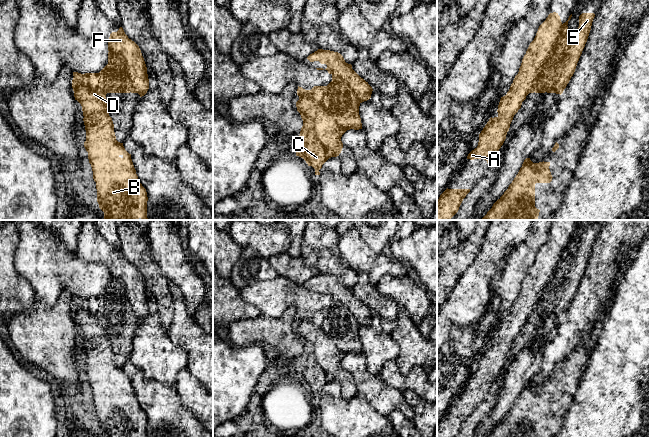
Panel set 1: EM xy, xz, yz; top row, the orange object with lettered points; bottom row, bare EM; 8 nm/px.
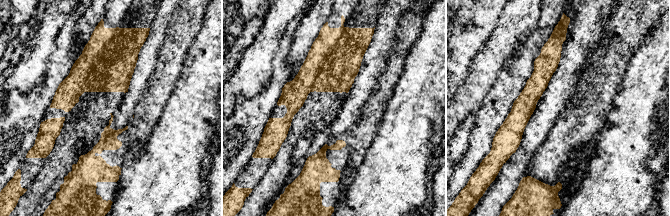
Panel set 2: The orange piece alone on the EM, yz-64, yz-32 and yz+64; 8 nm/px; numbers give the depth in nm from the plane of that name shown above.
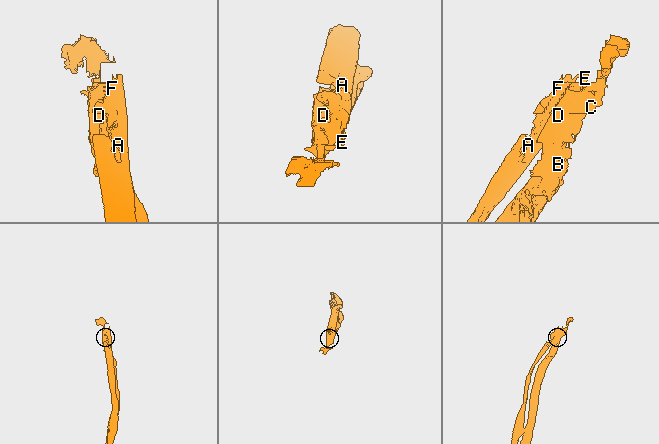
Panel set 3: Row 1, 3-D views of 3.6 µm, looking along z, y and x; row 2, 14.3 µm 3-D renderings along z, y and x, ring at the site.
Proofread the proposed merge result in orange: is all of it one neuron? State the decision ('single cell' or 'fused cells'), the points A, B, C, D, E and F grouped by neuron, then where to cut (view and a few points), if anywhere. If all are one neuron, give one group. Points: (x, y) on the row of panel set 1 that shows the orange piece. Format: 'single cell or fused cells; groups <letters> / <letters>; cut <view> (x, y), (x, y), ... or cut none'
fused cells; groups A F / B C D E; cut yz (567, 21), (549, 63), (540, 69), (540, 83), (533, 91)

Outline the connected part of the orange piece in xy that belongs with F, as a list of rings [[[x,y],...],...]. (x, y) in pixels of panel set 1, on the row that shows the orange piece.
[[[122,27],[110,34],[108,51],[124,59],[124,64],[128,67],[128,76],[131,78],[128,82],[132,86],[131,93],[144,96],[149,89],[147,67],[139,46],[128,38]]]

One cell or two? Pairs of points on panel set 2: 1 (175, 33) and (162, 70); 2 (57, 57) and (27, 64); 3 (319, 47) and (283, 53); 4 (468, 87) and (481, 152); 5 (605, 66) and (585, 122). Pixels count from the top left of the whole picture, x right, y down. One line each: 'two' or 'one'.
1: one
2: two
3: two
4: two
5: one

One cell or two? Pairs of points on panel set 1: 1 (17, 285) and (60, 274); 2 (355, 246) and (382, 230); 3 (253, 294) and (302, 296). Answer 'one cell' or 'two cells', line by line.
1: two cells
2: two cells
3: one cell

